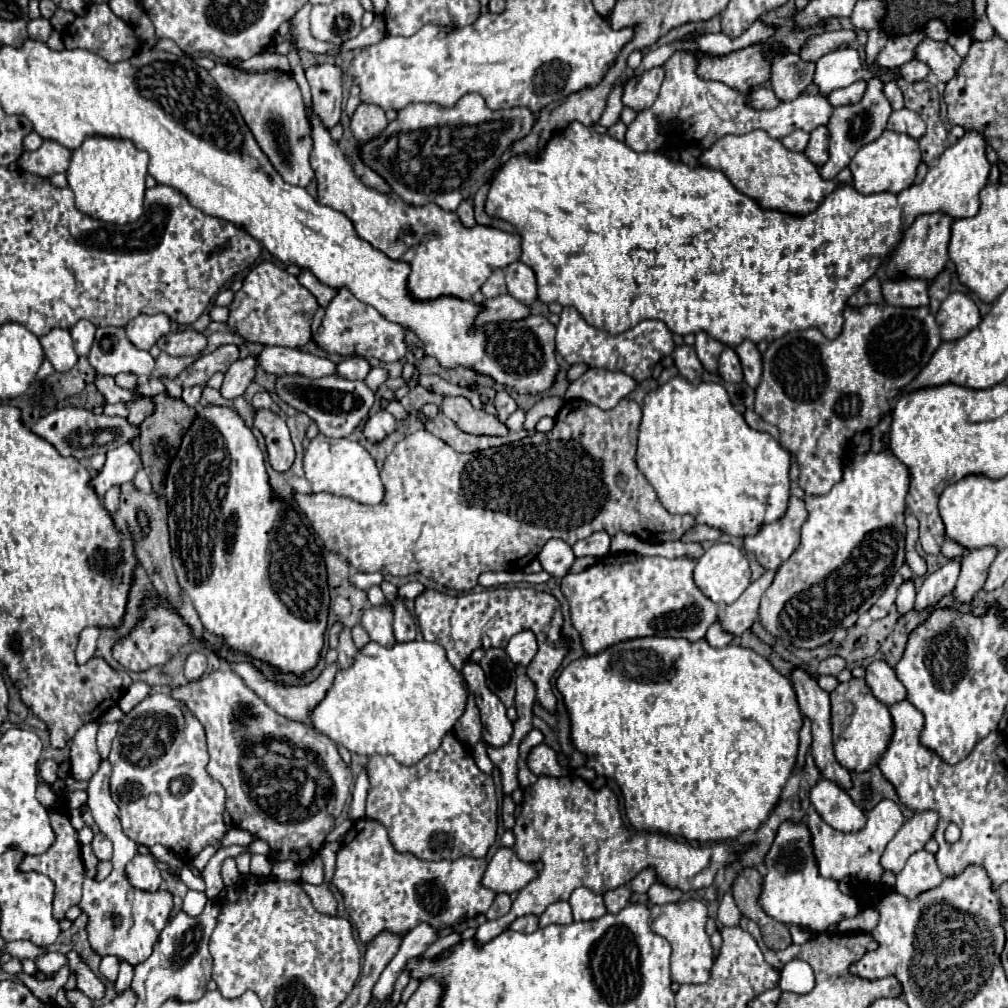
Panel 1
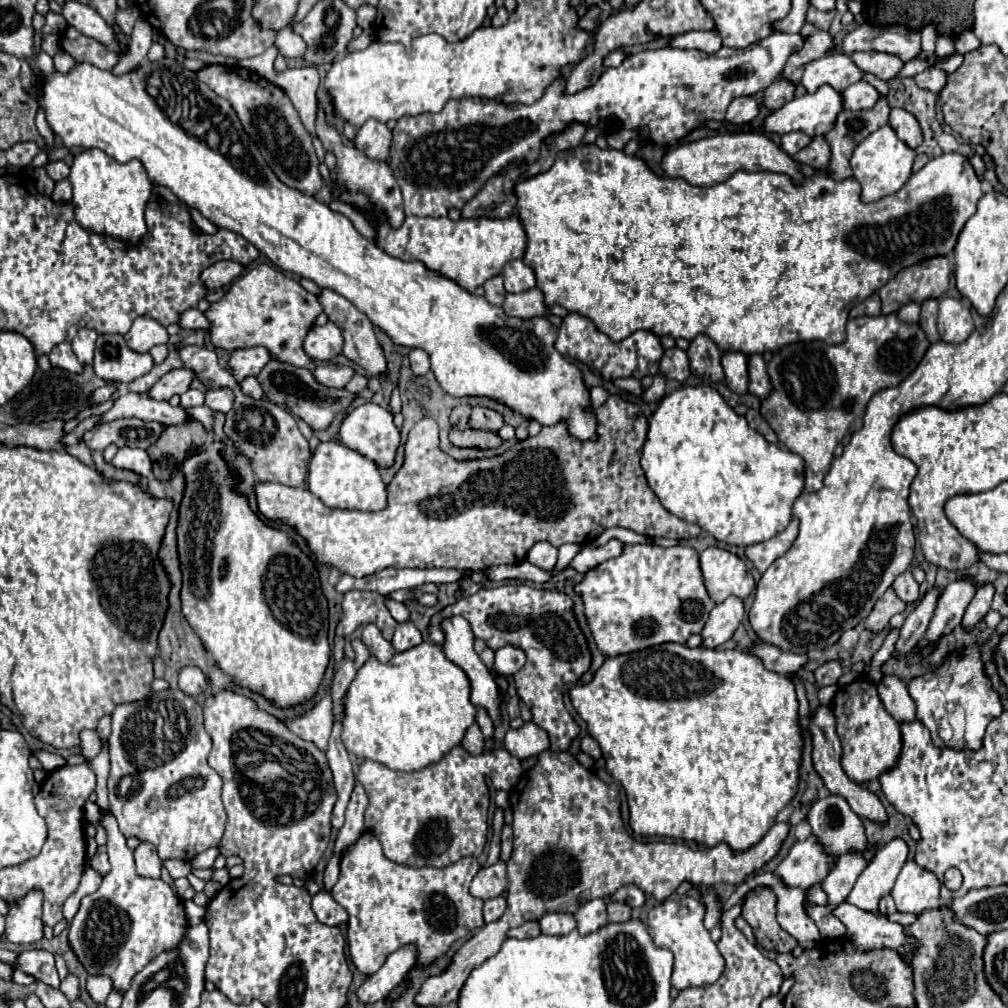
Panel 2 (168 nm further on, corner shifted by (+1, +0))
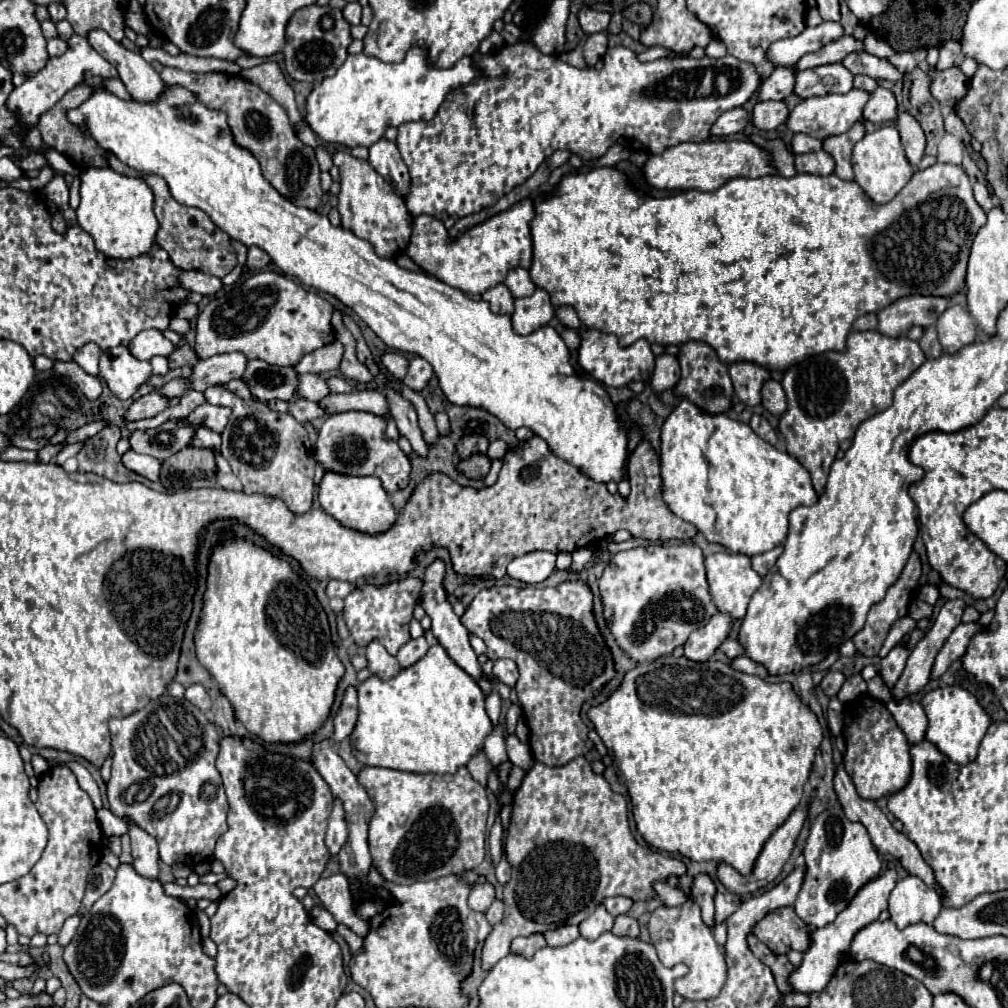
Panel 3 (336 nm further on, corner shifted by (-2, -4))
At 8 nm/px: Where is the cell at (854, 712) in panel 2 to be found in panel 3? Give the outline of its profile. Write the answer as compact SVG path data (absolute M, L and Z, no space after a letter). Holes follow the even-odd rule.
M860 696L844 704L844 740L844 768L862 798L878 800L880 796L888 796L904 788L912 770L908 754L910 744L880 700L872 696Z

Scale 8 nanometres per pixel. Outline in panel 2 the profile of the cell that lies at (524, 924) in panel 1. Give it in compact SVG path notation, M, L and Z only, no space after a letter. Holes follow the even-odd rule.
M525 922L523 926L519 928L513 928L507 932L507 936L511 938L519 938L519 940L525 940L525 938L533 938L533 936L539 936L541 930L539 930L539 924L537 922Z

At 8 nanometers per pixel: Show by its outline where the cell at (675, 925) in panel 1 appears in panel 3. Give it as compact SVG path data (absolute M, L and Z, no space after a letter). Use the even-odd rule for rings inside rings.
M686 900L678 908L668 908L660 906L652 912L652 918L648 922L648 932L652 938L652 944L658 952L658 958L662 960L664 966L674 966L674 964L686 964L690 972L684 978L678 978L674 982L676 992L686 998L686 1000L708 1000L718 996L726 982L726 960L724 952L716 944L712 936L712 928L708 928L702 920L700 906L694 900Z

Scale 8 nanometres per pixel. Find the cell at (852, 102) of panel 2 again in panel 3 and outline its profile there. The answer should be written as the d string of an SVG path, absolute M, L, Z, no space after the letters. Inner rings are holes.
M876 88L866 106L864 106L864 120L868 122L888 122L888 120L896 120L898 110L896 110L896 98L892 96L890 90L884 88Z

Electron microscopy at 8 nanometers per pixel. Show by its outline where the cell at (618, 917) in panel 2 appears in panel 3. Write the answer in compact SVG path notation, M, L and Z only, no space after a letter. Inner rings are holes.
M626 914L622 916L616 916L614 920L614 928L612 928L612 934L618 934L618 936L638 936L638 922Z

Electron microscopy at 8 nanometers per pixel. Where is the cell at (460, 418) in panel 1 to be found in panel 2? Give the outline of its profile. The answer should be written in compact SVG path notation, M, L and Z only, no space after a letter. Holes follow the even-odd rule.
M451 430L449 432L449 442L457 448L497 448L501 446L501 438L493 432L485 430Z

